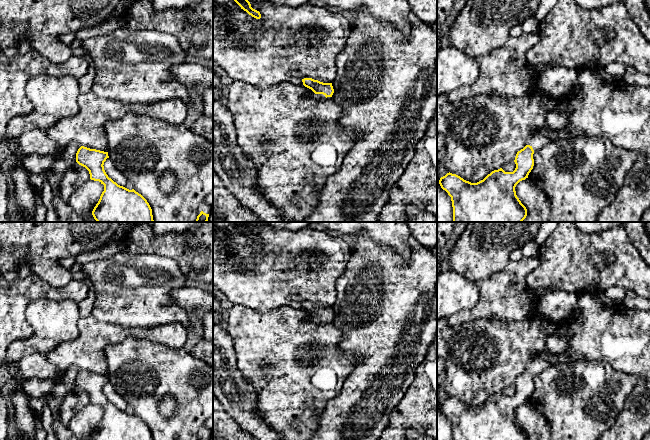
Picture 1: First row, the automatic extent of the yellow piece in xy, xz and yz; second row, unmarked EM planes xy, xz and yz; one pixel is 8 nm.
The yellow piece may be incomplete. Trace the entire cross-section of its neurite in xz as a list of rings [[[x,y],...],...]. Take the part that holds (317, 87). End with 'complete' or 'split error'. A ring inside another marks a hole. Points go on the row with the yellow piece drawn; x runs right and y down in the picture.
[[[312,78],[302,79],[303,85],[315,93],[318,101],[329,99],[334,93],[332,83],[323,83]]] | split error

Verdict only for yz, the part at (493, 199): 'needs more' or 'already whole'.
needs more

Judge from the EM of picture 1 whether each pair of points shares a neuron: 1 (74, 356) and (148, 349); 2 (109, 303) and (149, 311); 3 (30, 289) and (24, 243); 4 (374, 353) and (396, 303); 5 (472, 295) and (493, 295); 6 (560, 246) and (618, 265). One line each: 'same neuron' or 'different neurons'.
1: different neurons
2: same neuron
3: different neurons
4: same neuron
5: different neurons
6: same neuron

